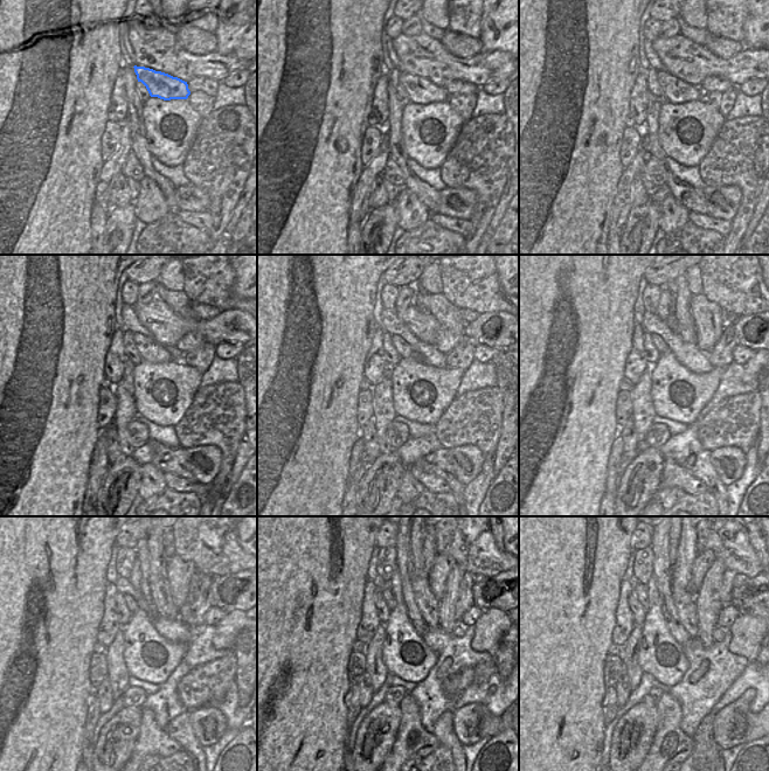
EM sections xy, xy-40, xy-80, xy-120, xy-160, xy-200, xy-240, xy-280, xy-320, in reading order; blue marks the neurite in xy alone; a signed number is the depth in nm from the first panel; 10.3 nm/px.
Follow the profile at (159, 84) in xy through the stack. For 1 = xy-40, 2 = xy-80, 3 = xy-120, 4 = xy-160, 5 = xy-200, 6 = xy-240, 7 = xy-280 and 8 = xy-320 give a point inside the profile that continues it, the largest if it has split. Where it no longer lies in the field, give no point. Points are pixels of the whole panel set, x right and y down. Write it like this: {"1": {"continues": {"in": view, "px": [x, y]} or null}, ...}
{"1": {"continues": {"in": "xy-40", "px": [420, 90]}}, "2": {"continues": {"in": "xy-80", "px": [678, 91]}}, "3": {"continues": {"in": "xy-120", "px": [149, 349]}}, "4": {"continues": {"in": "xy-160", "px": [404, 351]}}, "5": {"continues": {"in": "xy-200", "px": [660, 345]}}, "6": {"continues": {"in": "xy-240", "px": [131, 603]}}, "7": {"continues": {"in": "xy-280", "px": [387, 594]}}, "8": {"continues": {"in": "xy-320", "px": [639, 590]}}}

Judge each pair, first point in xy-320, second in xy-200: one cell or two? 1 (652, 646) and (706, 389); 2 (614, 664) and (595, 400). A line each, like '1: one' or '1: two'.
1: one
2: two

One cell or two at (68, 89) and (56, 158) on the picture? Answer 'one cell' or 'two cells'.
one cell

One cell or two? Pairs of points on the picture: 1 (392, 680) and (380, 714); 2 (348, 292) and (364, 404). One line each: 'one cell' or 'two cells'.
1: two cells
2: two cells

